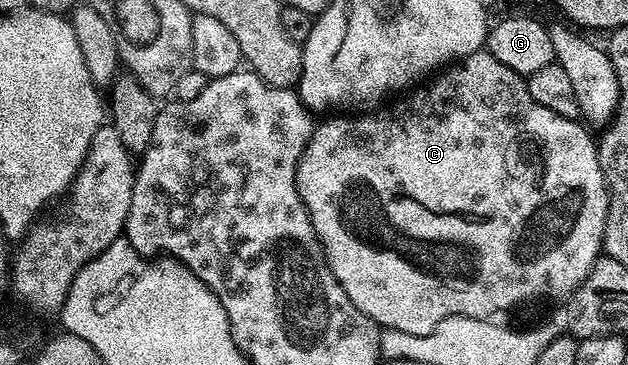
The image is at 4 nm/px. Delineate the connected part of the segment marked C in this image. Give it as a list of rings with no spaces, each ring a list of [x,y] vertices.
[[[488,50],[448,65],[428,82],[406,91],[397,99],[401,98],[390,108],[370,111],[373,112],[370,116],[333,114],[330,120],[322,124],[320,121],[297,163],[299,198],[311,218],[311,226],[319,238],[331,274],[335,274],[339,286],[343,286],[347,298],[382,329],[422,336],[431,334],[443,318],[466,316],[483,320],[496,317],[496,312],[505,312],[532,296],[568,297],[581,285],[583,278],[587,278],[591,266],[602,255],[601,243],[609,209],[609,187],[605,185],[605,175],[599,166],[598,141],[589,137],[590,129],[584,123],[555,114],[555,110],[547,110],[547,106],[539,106],[539,102],[531,98],[526,77],[503,66],[503,62]]]

